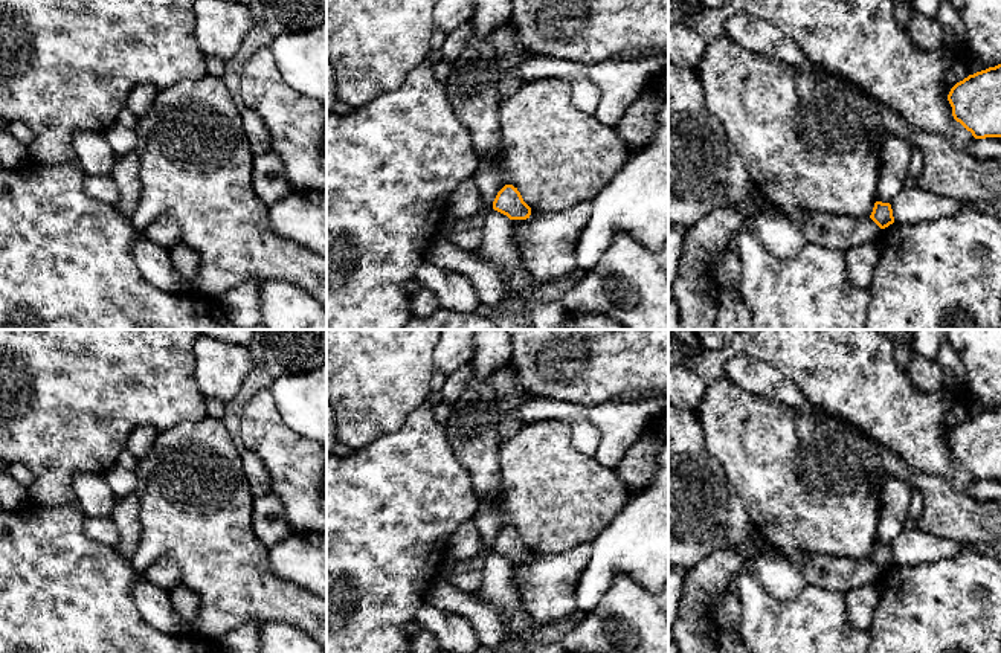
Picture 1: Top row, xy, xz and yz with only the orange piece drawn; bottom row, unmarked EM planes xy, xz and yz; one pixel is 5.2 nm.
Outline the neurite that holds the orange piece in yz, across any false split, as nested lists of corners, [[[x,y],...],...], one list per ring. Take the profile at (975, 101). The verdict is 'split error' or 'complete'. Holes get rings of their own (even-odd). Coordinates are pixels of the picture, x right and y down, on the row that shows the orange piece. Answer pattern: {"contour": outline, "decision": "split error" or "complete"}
{"contour": [[[1001,64],[957,82],[948,101],[954,119],[975,139],[1001,137]]], "decision": "complete"}

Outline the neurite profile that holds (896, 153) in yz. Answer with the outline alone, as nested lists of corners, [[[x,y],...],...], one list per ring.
[[[890,133],[882,136],[876,201],[891,203],[905,188],[911,154],[912,146],[908,140]]]

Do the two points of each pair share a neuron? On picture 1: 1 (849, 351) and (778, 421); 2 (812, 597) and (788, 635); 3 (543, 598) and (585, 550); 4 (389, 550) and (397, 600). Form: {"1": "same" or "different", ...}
{"1": "different", "2": "same", "3": "same", "4": "same"}

